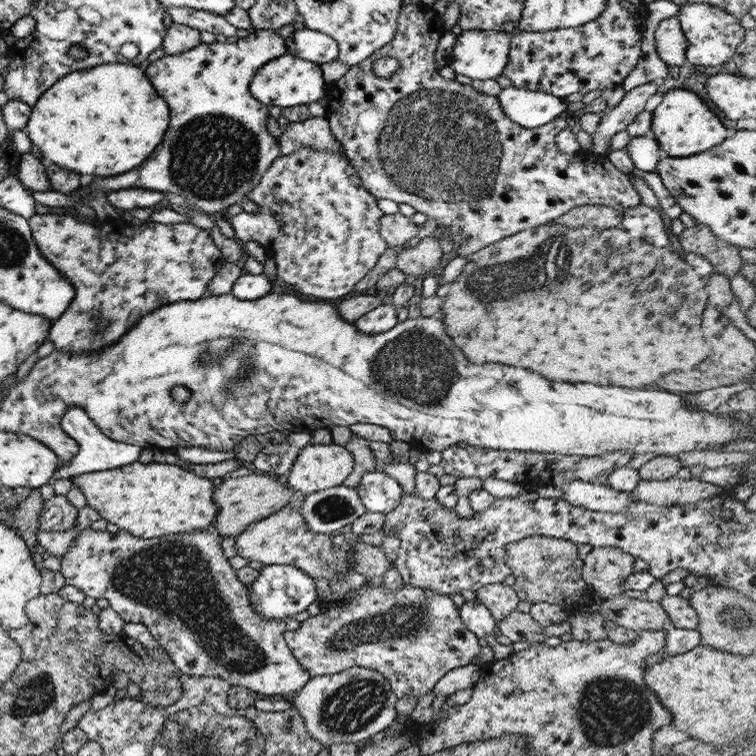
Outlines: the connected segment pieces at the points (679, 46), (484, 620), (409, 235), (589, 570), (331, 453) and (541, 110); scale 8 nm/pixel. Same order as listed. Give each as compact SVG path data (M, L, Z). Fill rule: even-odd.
M676 16L657 22L653 36L655 53L667 66L679 66L686 62L687 41L683 34Z
M476 598L471 601L464 600L458 608L458 615L466 630L477 638L495 634L496 620Z
M400 213L383 214L378 220L379 236L385 241L389 248L395 246L404 247L411 245L415 241L415 235L418 230L411 218Z
M595 547L582 559L580 577L588 588L596 592L601 600L617 597L624 591L620 587L623 579L633 572L634 559L634 556L621 551L617 547Z
M310 441L305 443L303 447L296 449L296 454L291 461L290 470L281 480L287 487L295 491L299 490L304 495L341 485L349 476L355 463L351 454L344 447L334 443L314 444Z
M511 85L502 88L496 97L505 116L522 127L545 124L567 110L567 103L562 98Z

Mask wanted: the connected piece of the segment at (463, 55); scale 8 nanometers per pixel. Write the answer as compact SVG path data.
M461 31L451 48L448 66L471 80L495 79L507 64L509 36L502 32Z

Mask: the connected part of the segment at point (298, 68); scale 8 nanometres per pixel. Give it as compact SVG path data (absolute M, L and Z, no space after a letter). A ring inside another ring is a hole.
M289 53L269 60L257 69L249 81L248 89L251 96L265 106L279 106L280 108L308 105L325 96L327 84L321 77L317 63L303 60L301 57L291 56Z

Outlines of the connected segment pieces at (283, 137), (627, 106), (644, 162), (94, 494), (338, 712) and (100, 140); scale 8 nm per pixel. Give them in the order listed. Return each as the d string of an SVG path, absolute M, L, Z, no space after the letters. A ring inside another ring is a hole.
M325 115L309 117L301 122L287 123L277 140L279 155L286 155L299 147L310 146L318 151L335 151L344 156L344 150L331 134Z
M646 82L628 90L613 109L600 117L596 131L593 133L592 151L609 154L609 140L616 132L626 130L626 126L643 110L649 96L656 92L657 82Z
M649 134L630 137L626 150L633 168L639 172L654 172L663 156L657 141Z
M135 461L119 468L72 476L70 480L83 493L86 506L100 518L140 539L205 530L217 516L212 501L216 480L196 476L177 464Z
M351 667L332 675L310 677L293 695L291 706L297 709L309 736L323 746L333 743L351 743L360 747L374 734L387 729L396 719L395 707L400 701L391 690L390 682L377 671L370 668Z
M99 64L95 67L70 72L45 89L30 109L24 130L33 146L39 148L44 162L69 168L77 174L115 176L139 166L153 148L161 142L168 127L166 102L155 92L144 71L128 64Z

